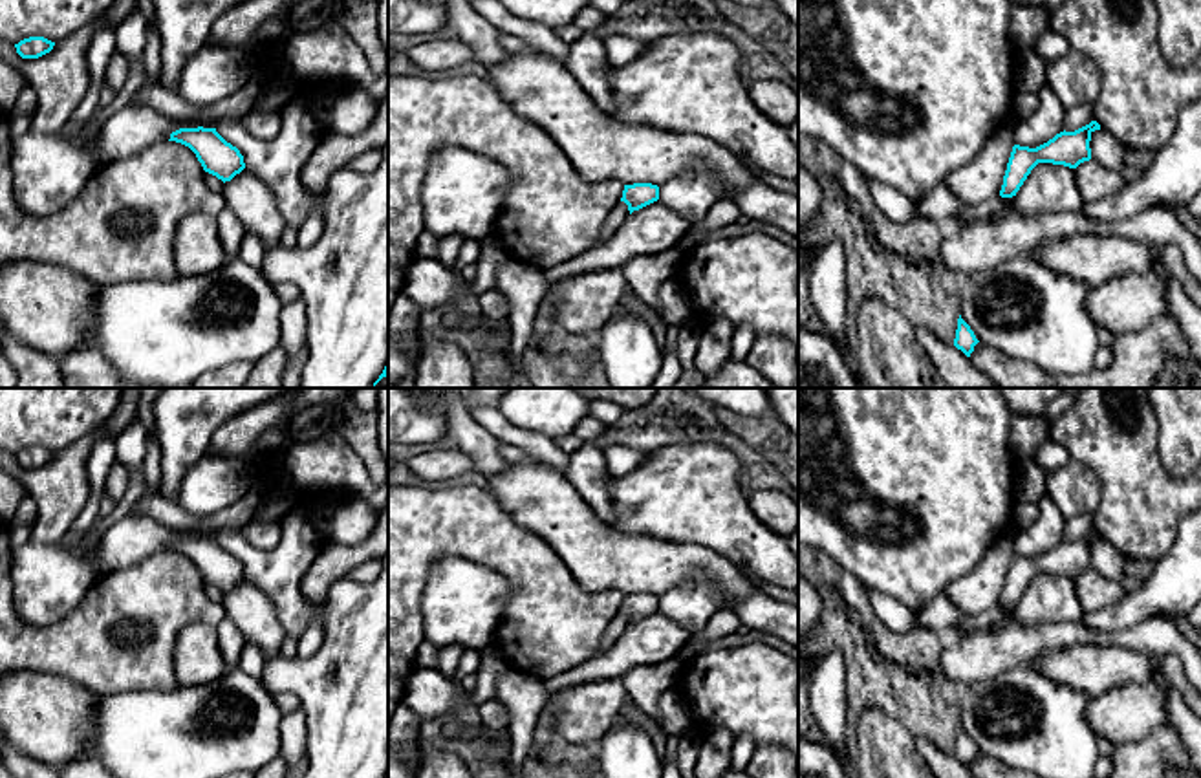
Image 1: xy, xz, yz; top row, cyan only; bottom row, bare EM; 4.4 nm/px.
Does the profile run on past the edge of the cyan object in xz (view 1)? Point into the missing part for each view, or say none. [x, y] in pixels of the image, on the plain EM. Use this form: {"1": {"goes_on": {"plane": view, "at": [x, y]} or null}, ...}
{"1": {"goes_on": null}}

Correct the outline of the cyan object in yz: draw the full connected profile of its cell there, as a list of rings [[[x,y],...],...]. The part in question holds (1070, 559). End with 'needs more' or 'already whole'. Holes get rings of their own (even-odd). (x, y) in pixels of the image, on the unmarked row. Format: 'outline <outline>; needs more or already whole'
outline [[[1091,531],[1089,535],[1075,542],[1064,540],[1036,558],[1014,555],[1003,586],[1000,606],[1016,606],[1016,602],[1038,573],[1053,573],[1077,578],[1080,573],[1089,571],[1089,551],[1095,540],[1100,540],[1100,535],[1097,531]]]; already whole

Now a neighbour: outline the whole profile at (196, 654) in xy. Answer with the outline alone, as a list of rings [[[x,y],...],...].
[[[203,622],[185,624],[176,637],[174,668],[183,686],[218,681],[227,670],[222,657],[216,626]]]

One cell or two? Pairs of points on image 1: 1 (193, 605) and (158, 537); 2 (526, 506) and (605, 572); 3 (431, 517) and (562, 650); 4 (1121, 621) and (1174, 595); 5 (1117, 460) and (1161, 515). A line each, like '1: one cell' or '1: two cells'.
1: two cells
2: one cell
3: one cell
4: one cell
5: one cell

